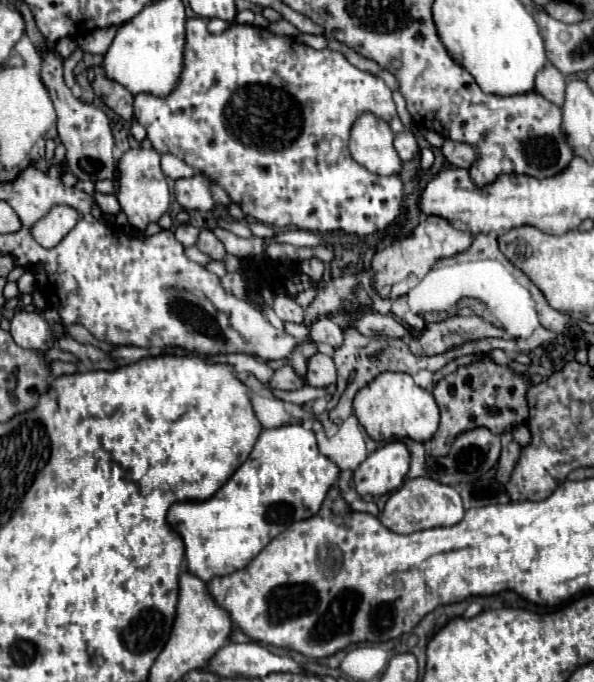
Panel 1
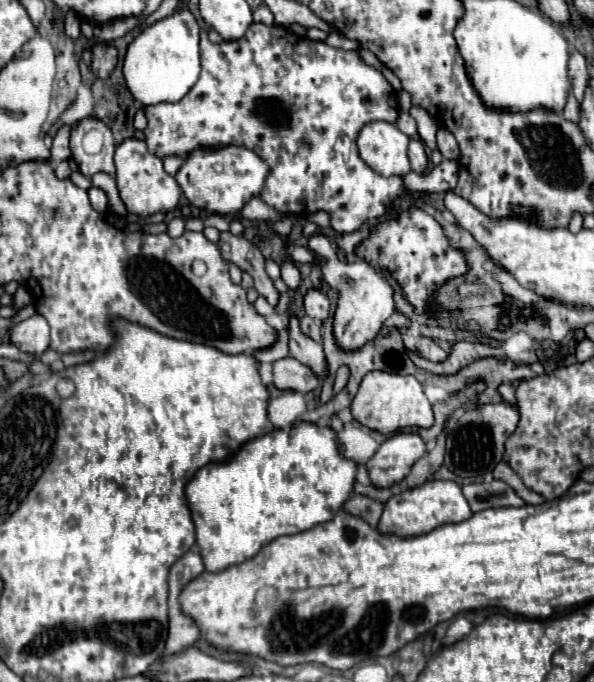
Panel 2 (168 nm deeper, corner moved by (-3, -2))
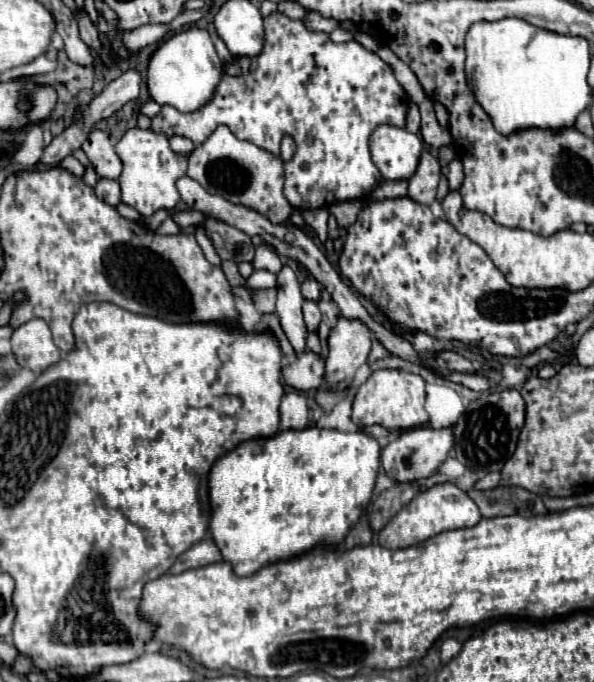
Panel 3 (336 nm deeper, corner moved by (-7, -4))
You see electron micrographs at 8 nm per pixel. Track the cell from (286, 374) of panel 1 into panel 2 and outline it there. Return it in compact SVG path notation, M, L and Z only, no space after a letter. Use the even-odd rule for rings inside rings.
M282 358L274 362L274 386L278 390L294 390L300 394L312 392L318 386L318 378L312 370L300 364L296 358Z

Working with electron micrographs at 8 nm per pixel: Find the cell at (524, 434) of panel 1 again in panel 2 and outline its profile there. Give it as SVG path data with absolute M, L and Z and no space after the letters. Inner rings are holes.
M502 384L502 386L498 388L498 392L502 394L502 400L504 400L506 404L510 404L512 408L518 406L518 404L516 404L516 390L514 390L512 384Z

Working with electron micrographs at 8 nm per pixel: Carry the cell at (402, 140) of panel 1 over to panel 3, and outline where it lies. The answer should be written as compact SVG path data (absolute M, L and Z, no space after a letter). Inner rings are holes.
M424 150L416 174L408 180L408 198L418 204L432 204L436 200L436 188L440 180L438 160Z

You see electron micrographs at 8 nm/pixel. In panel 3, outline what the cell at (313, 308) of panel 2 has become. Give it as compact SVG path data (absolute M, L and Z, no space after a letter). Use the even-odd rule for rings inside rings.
M306 278L302 282L302 296L306 300L314 300L314 302L320 300L320 286L318 286L318 282L314 278Z

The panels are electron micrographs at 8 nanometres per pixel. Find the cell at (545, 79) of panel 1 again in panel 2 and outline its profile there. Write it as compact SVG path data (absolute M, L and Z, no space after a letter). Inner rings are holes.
M568 92L568 98L566 98L566 106L562 110L562 116L566 120L572 120L572 122L578 122L578 114L576 114L576 98L572 92Z

